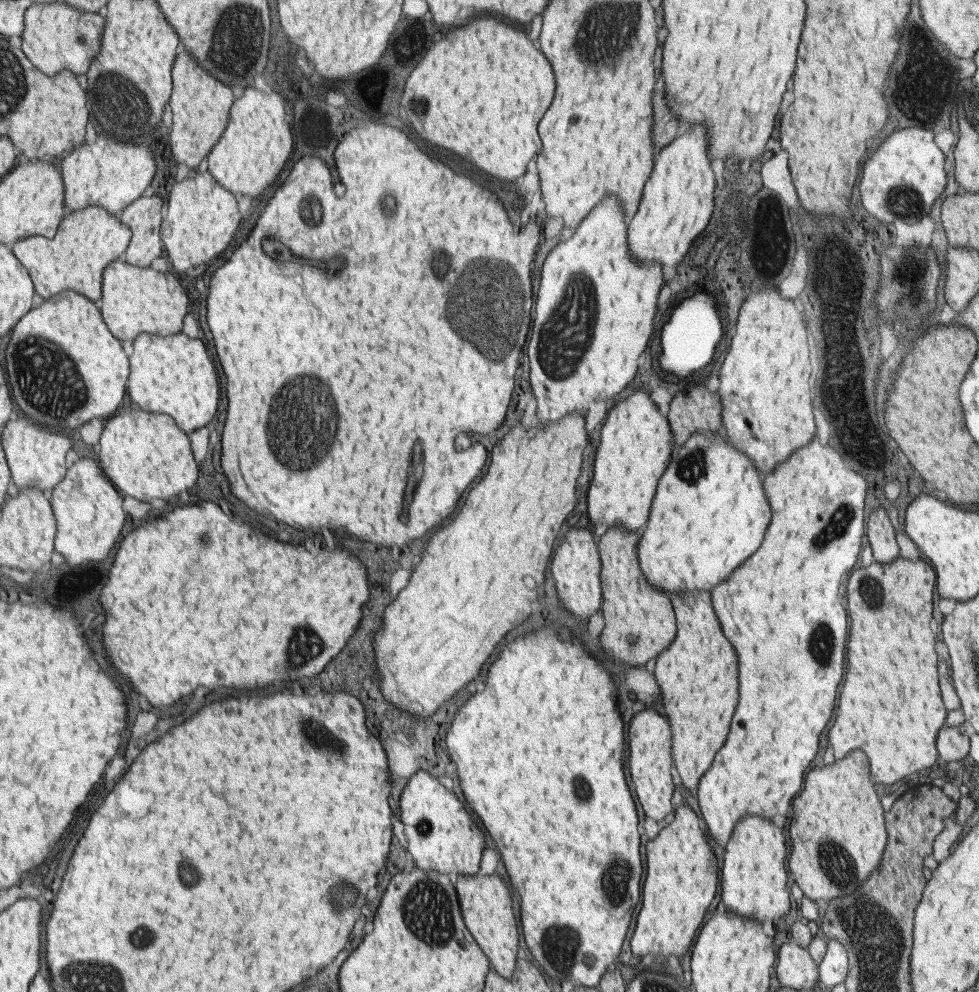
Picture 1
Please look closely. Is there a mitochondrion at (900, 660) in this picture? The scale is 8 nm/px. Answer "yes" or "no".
no

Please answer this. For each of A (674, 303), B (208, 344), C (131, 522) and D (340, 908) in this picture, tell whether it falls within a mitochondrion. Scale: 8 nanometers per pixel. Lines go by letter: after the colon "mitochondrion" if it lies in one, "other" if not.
A: other
B: other
C: other
D: mitochondrion

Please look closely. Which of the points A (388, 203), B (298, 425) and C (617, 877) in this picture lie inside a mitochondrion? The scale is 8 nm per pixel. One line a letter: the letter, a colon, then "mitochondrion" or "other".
A: mitochondrion
B: mitochondrion
C: mitochondrion

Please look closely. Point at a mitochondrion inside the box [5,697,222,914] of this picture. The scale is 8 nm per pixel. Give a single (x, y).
(187, 870)

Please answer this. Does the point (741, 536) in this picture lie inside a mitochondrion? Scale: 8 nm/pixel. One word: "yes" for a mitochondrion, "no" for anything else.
no

